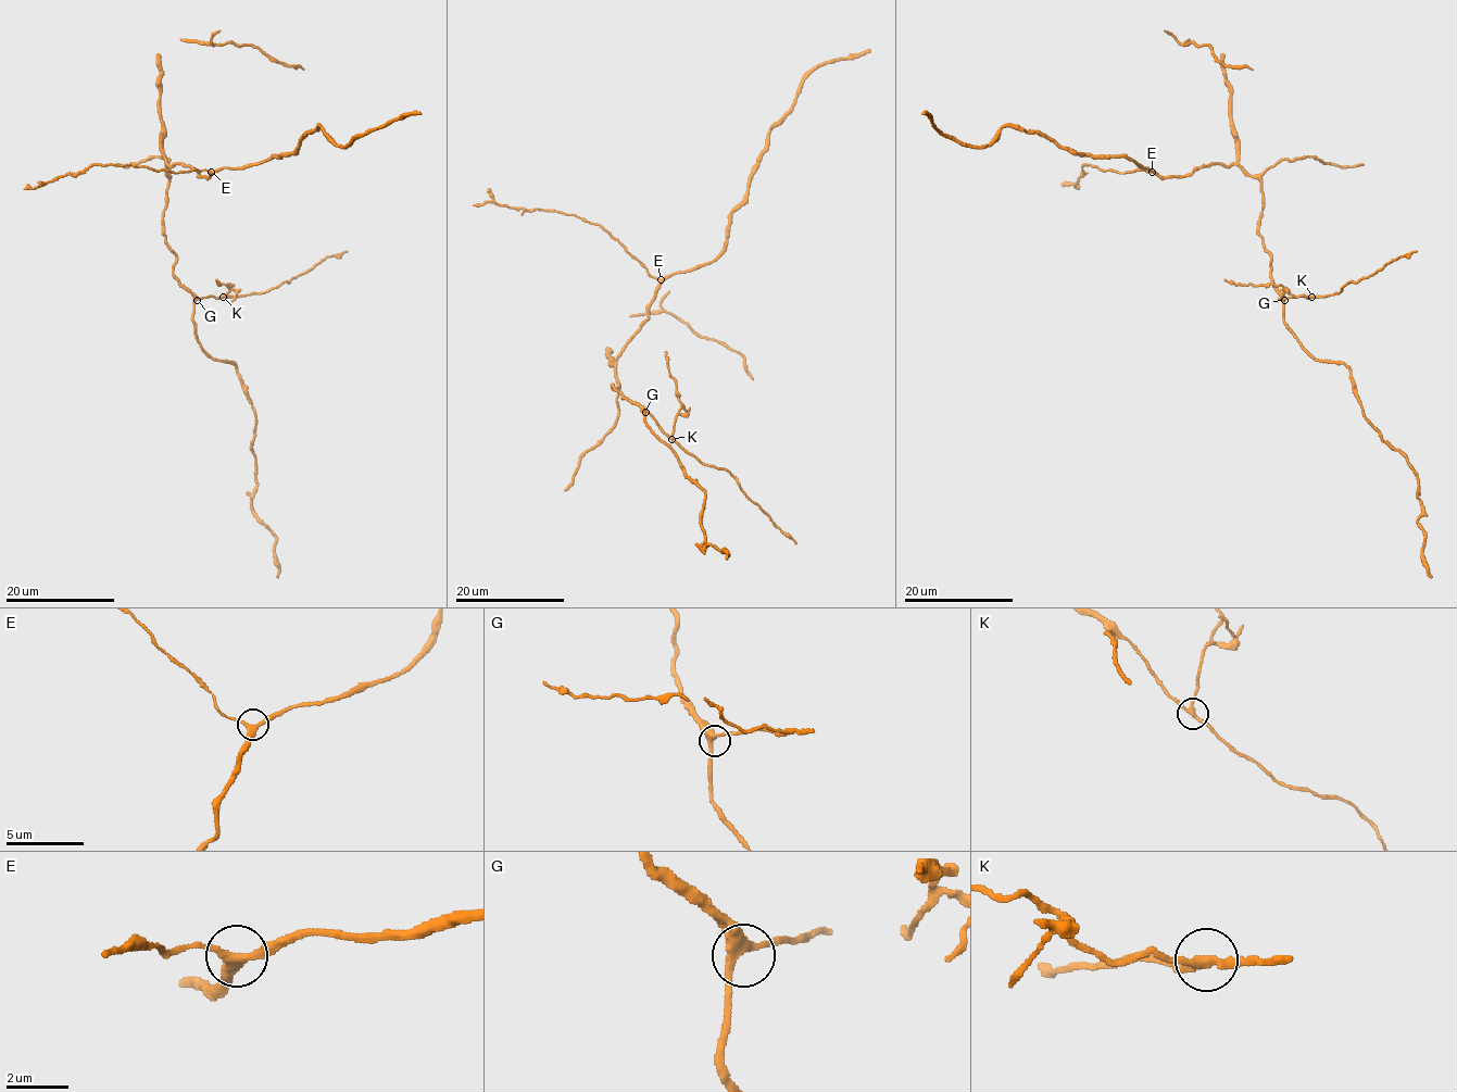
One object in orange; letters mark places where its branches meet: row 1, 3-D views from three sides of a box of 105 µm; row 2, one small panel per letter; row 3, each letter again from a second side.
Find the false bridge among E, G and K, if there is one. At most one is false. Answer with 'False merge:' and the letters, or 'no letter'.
False merge: K

